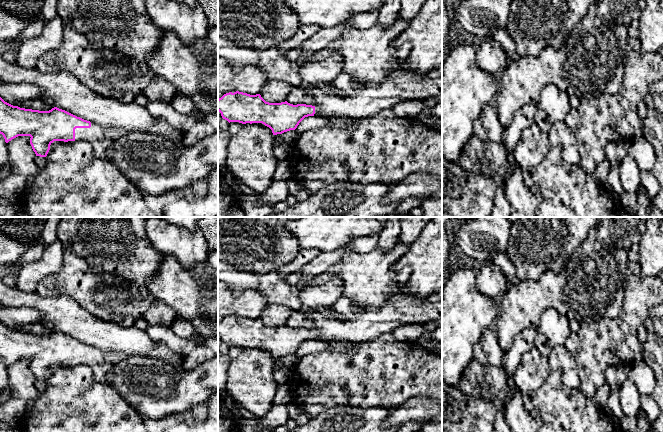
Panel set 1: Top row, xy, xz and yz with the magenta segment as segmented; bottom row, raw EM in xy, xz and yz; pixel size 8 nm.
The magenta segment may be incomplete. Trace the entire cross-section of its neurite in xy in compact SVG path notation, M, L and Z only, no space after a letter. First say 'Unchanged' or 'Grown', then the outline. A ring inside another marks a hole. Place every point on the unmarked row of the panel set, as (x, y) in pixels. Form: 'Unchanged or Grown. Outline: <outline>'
Grown. Outline: M0 321L0 358L3 359L6 367L18 360L30 360L32 373L36 380L40 381L47 380L50 369L54 365L84 364L92 369L97 381L111 386L107 375L112 372L112 364L105 360L105 354L94 346L84 344L57 331L49 335L25 333L13 330Z

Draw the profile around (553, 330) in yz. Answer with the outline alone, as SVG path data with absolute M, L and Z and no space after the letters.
M548 309L541 317L535 337L535 348L547 357L555 347L564 346L571 333L570 315L562 315L557 310Z

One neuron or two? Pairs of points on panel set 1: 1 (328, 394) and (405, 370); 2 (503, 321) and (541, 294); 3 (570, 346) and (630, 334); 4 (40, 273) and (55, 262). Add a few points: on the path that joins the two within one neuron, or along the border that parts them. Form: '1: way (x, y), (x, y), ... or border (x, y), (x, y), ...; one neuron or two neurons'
1: way (347, 379), (366, 378), (386, 372); one neuron
2: way (512, 316), (532, 298); one neuron
3: border (576, 332), (578, 347), (572, 353); two neurons
4: way (44, 269), (51, 262); one neuron

